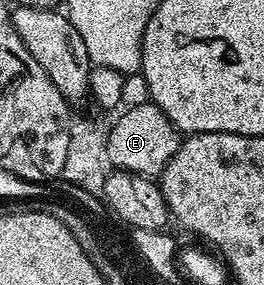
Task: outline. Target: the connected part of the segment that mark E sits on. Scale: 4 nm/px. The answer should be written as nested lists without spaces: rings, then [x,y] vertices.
[[[150,102],[124,107],[119,114],[115,125],[107,128],[109,162],[112,169],[150,178],[162,177],[165,166],[169,166],[169,158],[173,158],[173,154],[177,154],[179,149],[179,129],[173,126],[173,122],[169,122],[169,118],[165,118],[158,106]]]

